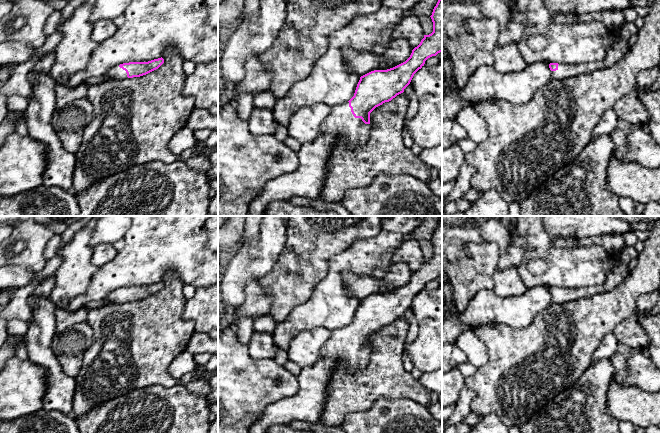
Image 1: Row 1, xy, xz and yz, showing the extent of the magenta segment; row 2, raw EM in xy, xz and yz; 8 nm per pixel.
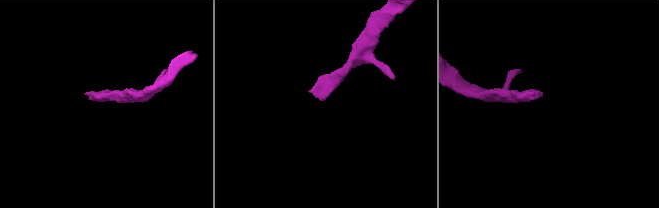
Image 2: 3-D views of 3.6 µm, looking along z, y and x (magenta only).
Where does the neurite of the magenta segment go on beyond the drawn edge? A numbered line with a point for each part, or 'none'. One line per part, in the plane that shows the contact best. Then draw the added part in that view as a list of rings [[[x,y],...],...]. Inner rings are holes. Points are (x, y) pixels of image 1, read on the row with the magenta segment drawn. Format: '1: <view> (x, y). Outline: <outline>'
1: xz (307, 180). Outline: [[[349,102],[332,107],[330,115],[322,124],[321,134],[312,142],[301,144],[297,152],[297,169],[292,173],[283,174],[281,177],[267,182],[262,192],[250,203],[247,216],[263,216],[272,201],[289,202],[295,197],[309,199],[320,197],[327,177],[327,166],[330,163],[331,152],[335,145],[343,140],[353,146],[362,146],[368,141],[370,130],[370,124],[365,124],[361,118],[354,117]]]

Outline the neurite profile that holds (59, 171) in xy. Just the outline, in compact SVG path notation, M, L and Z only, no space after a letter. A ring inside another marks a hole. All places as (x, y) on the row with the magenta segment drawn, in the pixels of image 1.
M28 74L32 92L24 111L29 136L46 147L47 166L43 174L43 185L73 190L75 154L66 151L51 125L56 109L55 80L50 74Z

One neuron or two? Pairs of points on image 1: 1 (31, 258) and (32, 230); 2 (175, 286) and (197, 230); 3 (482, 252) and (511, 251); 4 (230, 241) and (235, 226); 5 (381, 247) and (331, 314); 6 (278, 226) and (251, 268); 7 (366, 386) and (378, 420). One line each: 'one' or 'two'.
1: one
2: two
3: two
4: one
5: one
6: one
7: two

